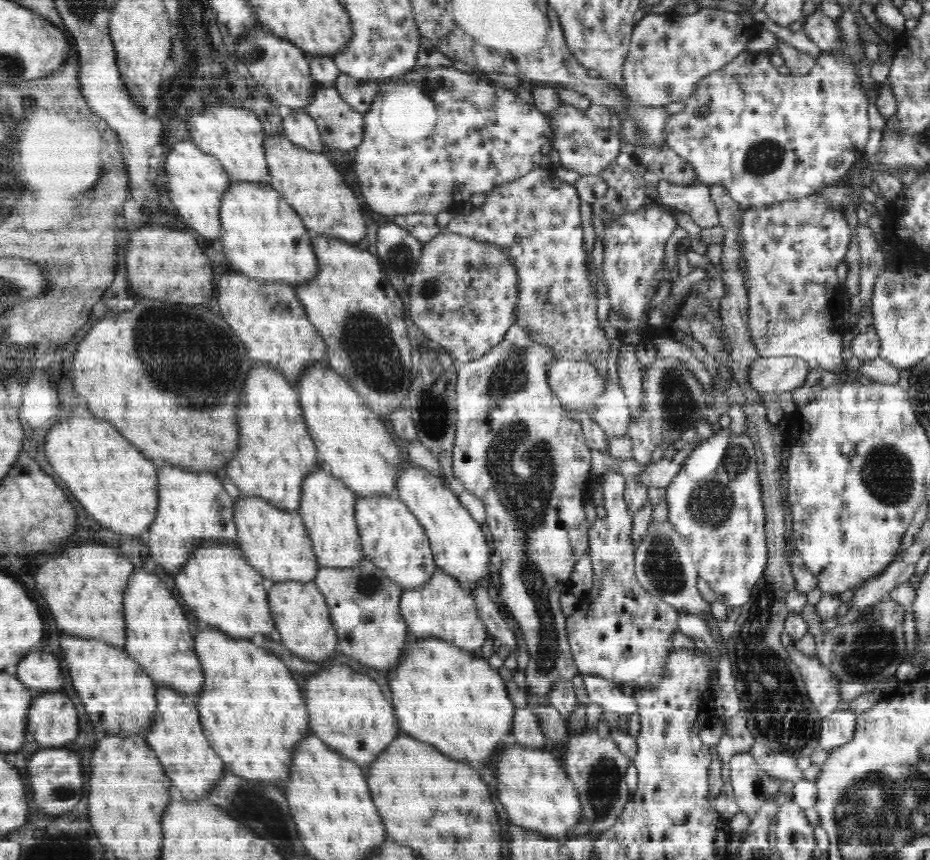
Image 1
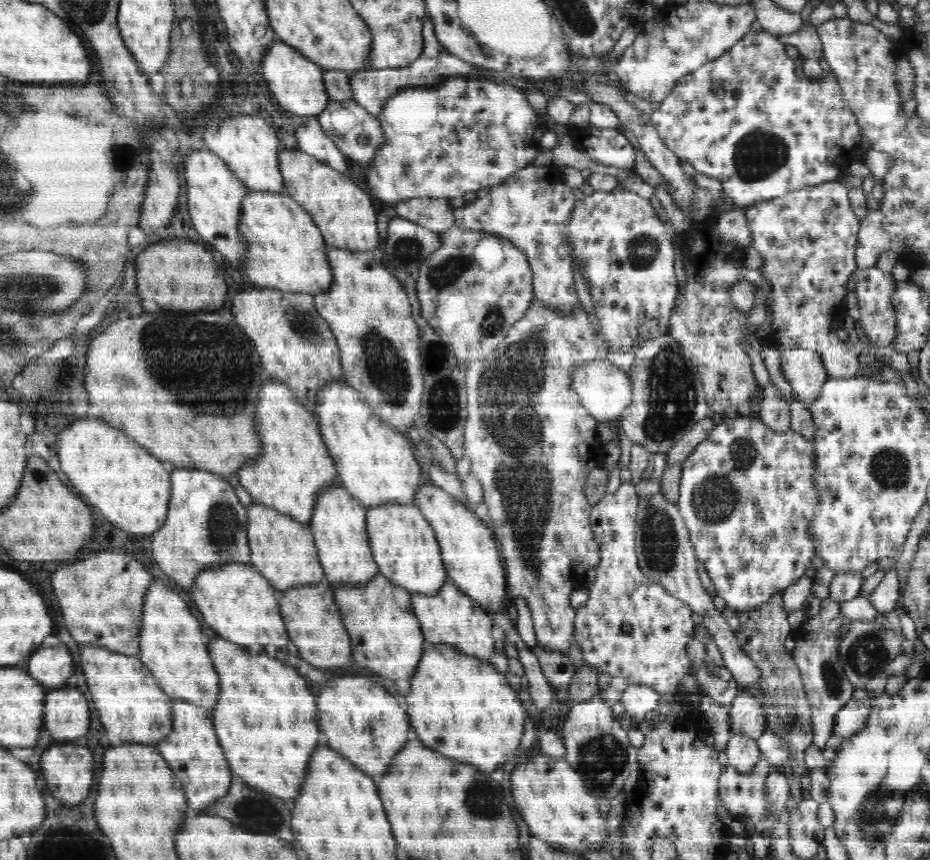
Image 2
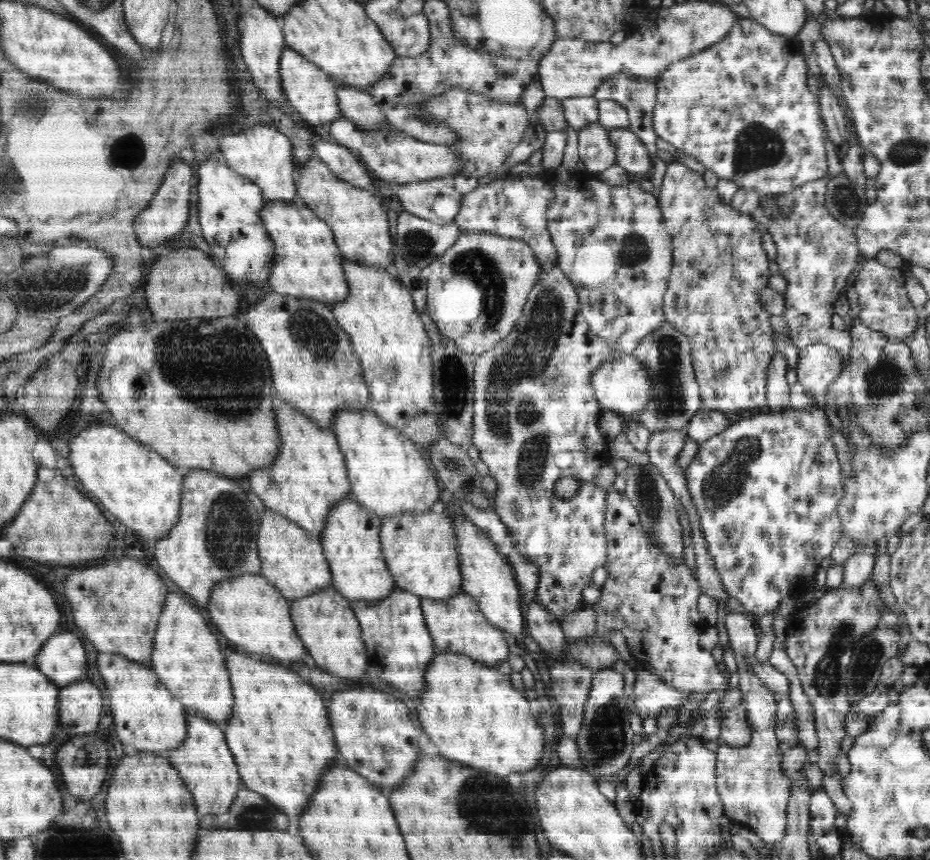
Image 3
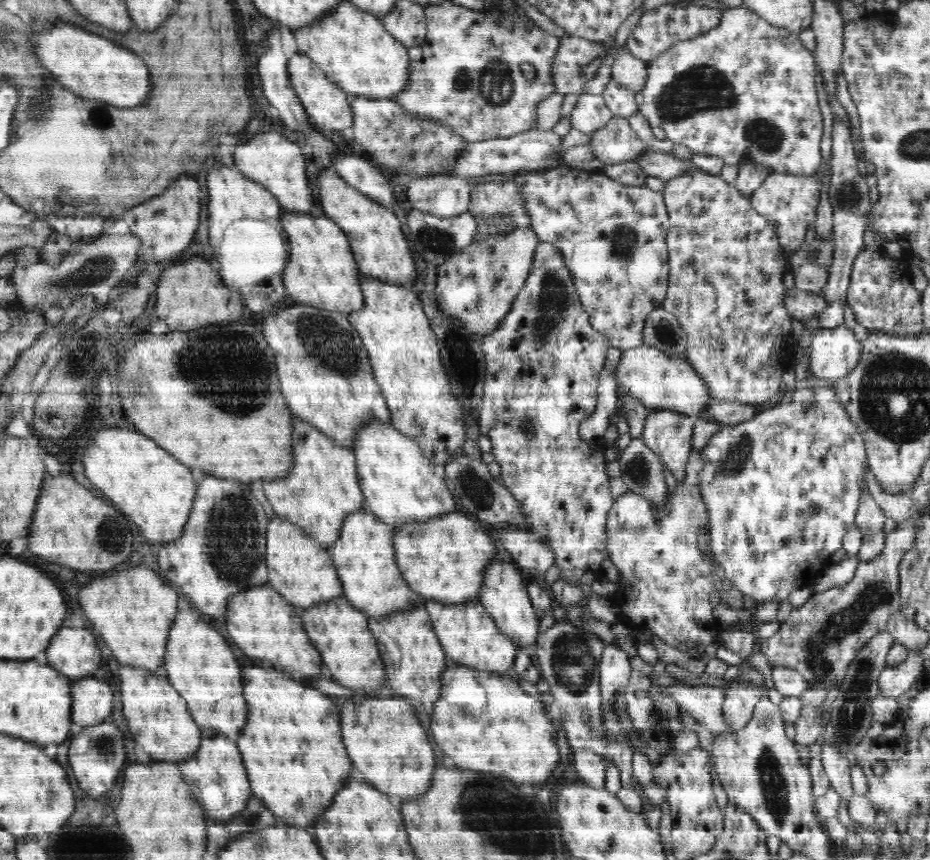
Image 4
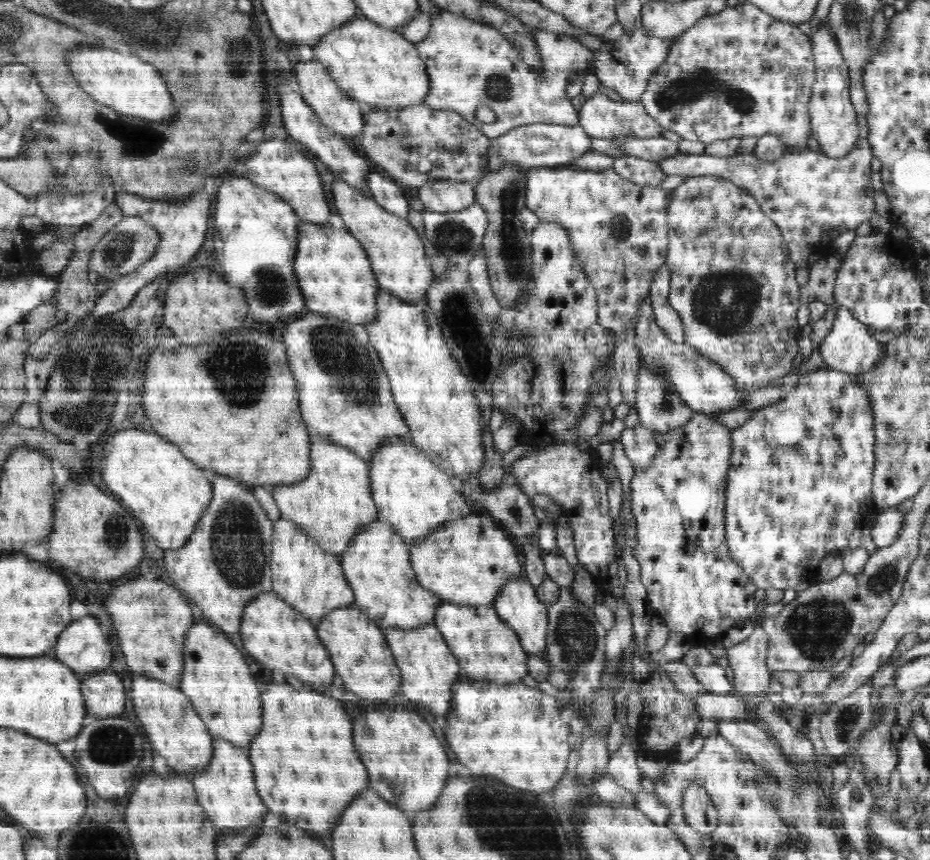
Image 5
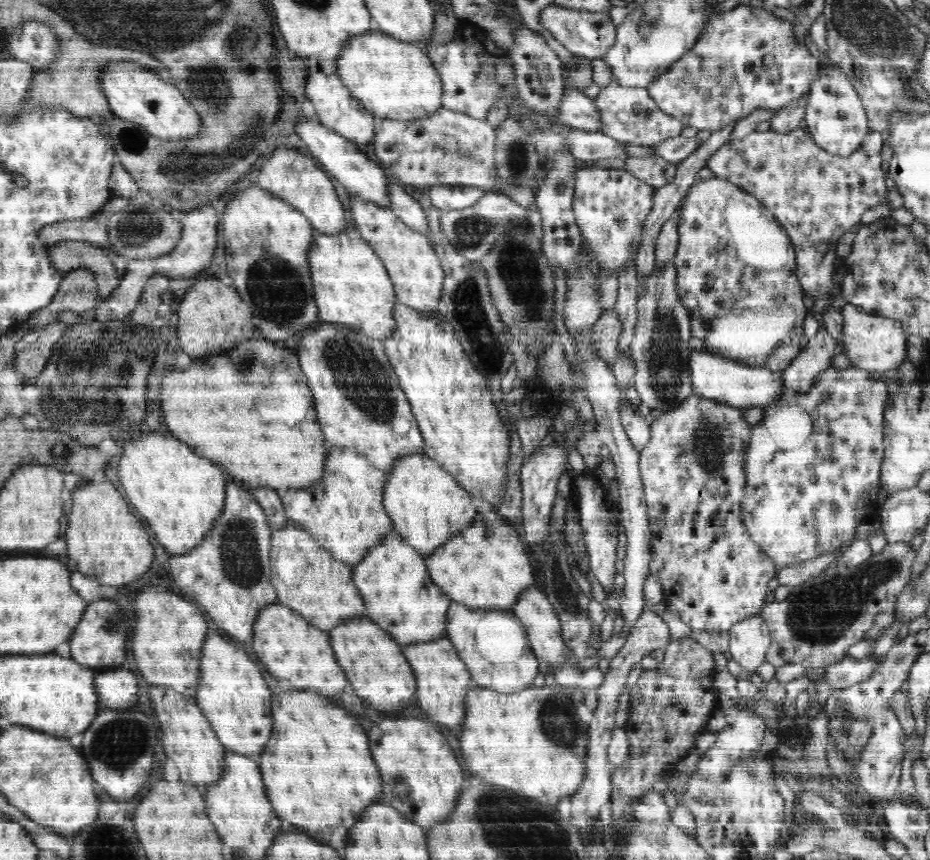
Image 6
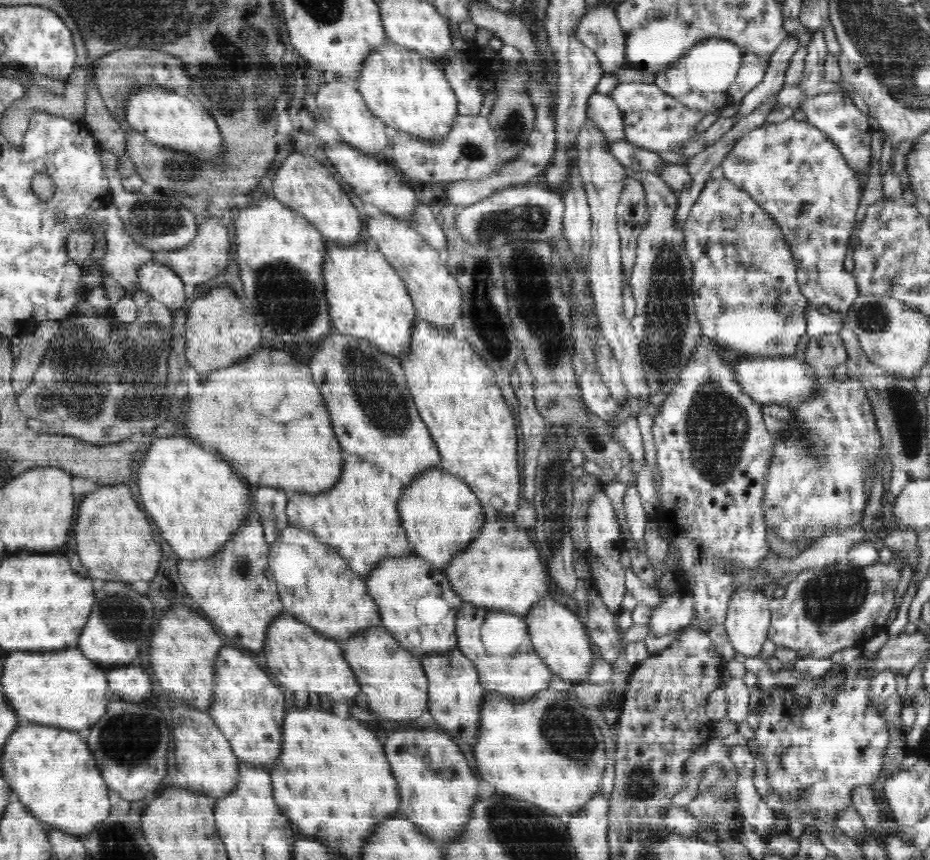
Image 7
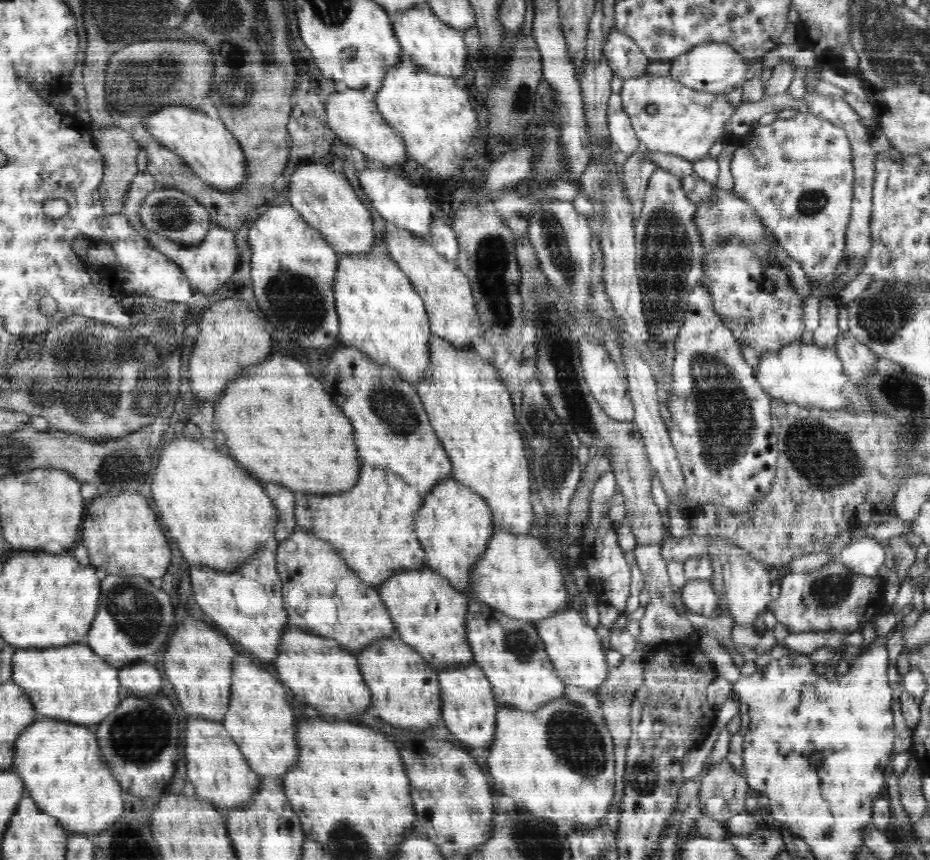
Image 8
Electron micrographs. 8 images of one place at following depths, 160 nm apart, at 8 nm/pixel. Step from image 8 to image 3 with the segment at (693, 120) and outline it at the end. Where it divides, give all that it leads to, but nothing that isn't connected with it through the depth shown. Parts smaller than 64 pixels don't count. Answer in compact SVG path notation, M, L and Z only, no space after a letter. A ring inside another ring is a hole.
M593 96L561 99L564 118L568 126L580 130L585 126L598 122L598 100Z

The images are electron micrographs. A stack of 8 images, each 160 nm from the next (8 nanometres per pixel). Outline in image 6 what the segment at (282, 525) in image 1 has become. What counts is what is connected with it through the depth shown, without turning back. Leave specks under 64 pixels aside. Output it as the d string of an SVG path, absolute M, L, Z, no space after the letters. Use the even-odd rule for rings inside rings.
M287 524L271 536L270 564L272 565L271 583L277 592L277 602L300 613L312 626L323 631L336 628L342 621L354 620L365 614L365 598L360 594L353 581L353 567L337 561L326 547L317 544L316 537L299 525Z

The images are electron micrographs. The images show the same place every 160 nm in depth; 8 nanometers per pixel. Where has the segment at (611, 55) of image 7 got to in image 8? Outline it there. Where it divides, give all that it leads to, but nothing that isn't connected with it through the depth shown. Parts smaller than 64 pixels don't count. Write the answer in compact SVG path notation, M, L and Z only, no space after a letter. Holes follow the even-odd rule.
M612 29L603 42L604 55L614 75L622 79L646 75L650 59L644 56L640 47L622 31Z

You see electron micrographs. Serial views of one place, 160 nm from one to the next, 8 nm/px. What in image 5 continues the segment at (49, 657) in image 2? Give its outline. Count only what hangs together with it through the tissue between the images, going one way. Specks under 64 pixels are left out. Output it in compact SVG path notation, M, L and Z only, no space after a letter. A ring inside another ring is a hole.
M92 616L70 622L62 638L58 638L54 654L58 662L66 662L66 666L85 676L106 672L112 662L112 646Z

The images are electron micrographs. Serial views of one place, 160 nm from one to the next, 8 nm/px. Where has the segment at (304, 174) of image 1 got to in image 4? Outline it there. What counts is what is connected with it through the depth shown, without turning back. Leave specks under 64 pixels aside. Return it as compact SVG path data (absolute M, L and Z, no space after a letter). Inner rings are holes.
M332 166L324 167L317 177L318 198L320 198L319 207L323 214L329 216L349 237L350 249L354 254L354 259L357 260L358 271L366 276L372 276L372 279L382 281L386 284L400 286L406 282L412 282L414 278L418 280L417 269L415 262L412 260L412 254L408 250L408 239L404 238L400 221L396 219L396 215L389 207L382 206L374 199L362 194L356 190L350 183L346 182L344 178L338 176L338 173Z

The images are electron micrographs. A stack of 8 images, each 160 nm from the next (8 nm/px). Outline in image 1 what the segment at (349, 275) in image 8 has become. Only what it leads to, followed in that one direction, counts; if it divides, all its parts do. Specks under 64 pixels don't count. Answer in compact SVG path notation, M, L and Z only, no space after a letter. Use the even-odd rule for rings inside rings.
M233 181L223 192L220 206L222 234L219 239L222 242L222 252L236 272L258 281L288 282L292 286L306 284L318 274L318 259L314 255L311 243L313 235L303 225L295 209L268 183Z

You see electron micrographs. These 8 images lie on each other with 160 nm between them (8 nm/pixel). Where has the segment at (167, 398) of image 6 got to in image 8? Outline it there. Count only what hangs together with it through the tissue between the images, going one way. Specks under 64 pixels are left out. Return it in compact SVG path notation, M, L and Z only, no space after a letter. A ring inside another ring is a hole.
M273 354L262 363L244 369L236 382L230 382L230 390L218 398L218 406L214 406L214 422L226 436L230 456L258 480L278 482L296 490L300 496L352 489L361 468L350 420L332 404L320 380L312 376L262 372L262 366L266 366L270 358L287 357Z

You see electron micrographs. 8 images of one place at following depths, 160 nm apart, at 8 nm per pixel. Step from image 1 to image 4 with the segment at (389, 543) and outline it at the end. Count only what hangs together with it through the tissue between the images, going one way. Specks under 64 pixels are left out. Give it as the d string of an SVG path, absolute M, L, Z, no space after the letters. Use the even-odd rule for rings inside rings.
M465 512L394 527L393 547L397 567L409 587L423 598L449 604L476 600L484 586L488 562L498 558L498 550L492 548L492 536Z

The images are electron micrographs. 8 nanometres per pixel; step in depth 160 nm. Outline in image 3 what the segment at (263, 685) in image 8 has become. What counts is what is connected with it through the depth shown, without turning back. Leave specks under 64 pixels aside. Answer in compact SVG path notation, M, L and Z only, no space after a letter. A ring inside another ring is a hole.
M179 591L170 592L165 598L148 665L156 671L159 681L185 706L187 713L212 721L226 730L225 726L232 718L234 697L220 642L208 628L200 610Z

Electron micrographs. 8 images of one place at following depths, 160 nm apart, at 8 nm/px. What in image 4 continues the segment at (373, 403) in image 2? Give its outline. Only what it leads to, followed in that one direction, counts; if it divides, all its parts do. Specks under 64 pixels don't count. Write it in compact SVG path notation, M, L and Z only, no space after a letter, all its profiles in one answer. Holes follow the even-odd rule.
M361 278L361 286L365 304L357 313L349 314L348 319L353 329L358 331L369 354L374 378L377 379L382 396L389 407L390 425L402 434L413 438L425 457L434 464L444 465L449 460L464 455L464 450L461 450L466 436L465 424L462 422L463 410L450 390L448 376L440 362L436 336L418 295L407 288L386 284L372 278ZM380 289L383 289L381 295L377 293Z

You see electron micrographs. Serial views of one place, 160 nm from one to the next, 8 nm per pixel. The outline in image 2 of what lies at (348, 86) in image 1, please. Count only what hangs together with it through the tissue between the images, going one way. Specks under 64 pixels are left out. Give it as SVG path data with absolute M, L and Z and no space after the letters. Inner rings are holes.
M425 18L423 24L423 42L424 46L420 56L408 66L396 67L394 69L382 68L382 70L370 70L358 74L349 74L353 100L370 114L378 117L382 112L386 100L403 90L430 88L440 80L448 80L450 77L462 76L466 79L472 79L472 76L480 76L480 72L478 72L480 68L476 68L474 64L466 62L446 51L445 46L442 46L442 43L437 39L432 18Z

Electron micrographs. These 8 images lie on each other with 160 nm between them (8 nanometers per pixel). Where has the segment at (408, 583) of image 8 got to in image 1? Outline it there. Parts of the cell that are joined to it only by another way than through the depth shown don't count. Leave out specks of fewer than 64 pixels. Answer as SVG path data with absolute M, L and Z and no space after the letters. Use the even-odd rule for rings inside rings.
M327 466L310 471L302 481L302 494L297 513L304 521L319 566L348 568L364 556L355 521L356 493L336 478Z

